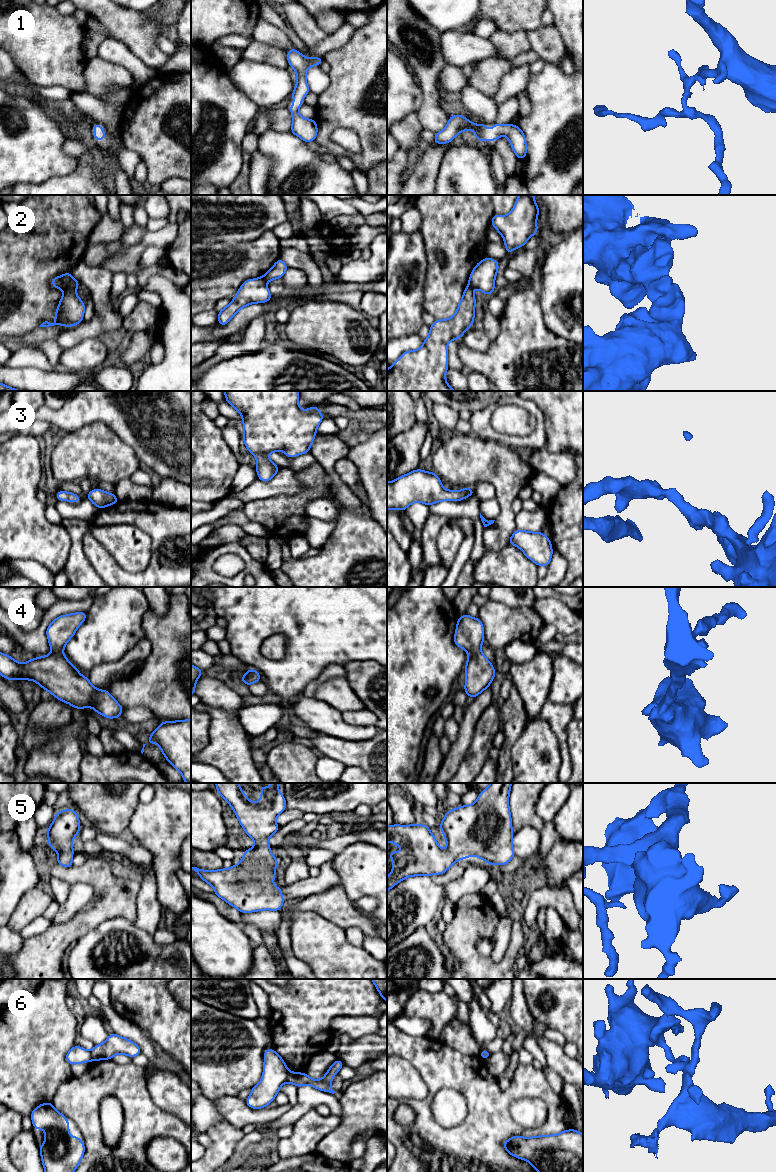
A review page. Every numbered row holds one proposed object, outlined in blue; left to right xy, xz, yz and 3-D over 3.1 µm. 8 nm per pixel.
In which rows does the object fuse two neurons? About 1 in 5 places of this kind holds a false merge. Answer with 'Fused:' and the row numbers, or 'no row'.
Fused: 2, 6

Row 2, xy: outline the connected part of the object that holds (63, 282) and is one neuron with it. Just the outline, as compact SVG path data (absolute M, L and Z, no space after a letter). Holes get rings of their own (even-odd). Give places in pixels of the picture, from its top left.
M67 272L67 273L63 274L62 276L54 277L51 280L51 285L54 288L60 288L63 291L65 291L70 286L72 281L73 281L72 273Z

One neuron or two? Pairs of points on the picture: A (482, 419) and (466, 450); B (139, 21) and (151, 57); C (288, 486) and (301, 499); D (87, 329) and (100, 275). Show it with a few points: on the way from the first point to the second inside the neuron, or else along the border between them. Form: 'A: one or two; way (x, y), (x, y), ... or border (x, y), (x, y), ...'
A: two; border (470, 433), (483, 439), (497, 441)
B: one; way (144, 30), (144, 46), (146, 48)
C: two; border (295, 472), (301, 488), (295, 493), (272, 497)
D: one; way (100, 316), (100, 288)

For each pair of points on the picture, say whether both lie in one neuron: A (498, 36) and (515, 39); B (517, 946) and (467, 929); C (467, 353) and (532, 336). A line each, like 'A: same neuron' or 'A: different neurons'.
A: same neuron
B: same neuron
C: same neuron

